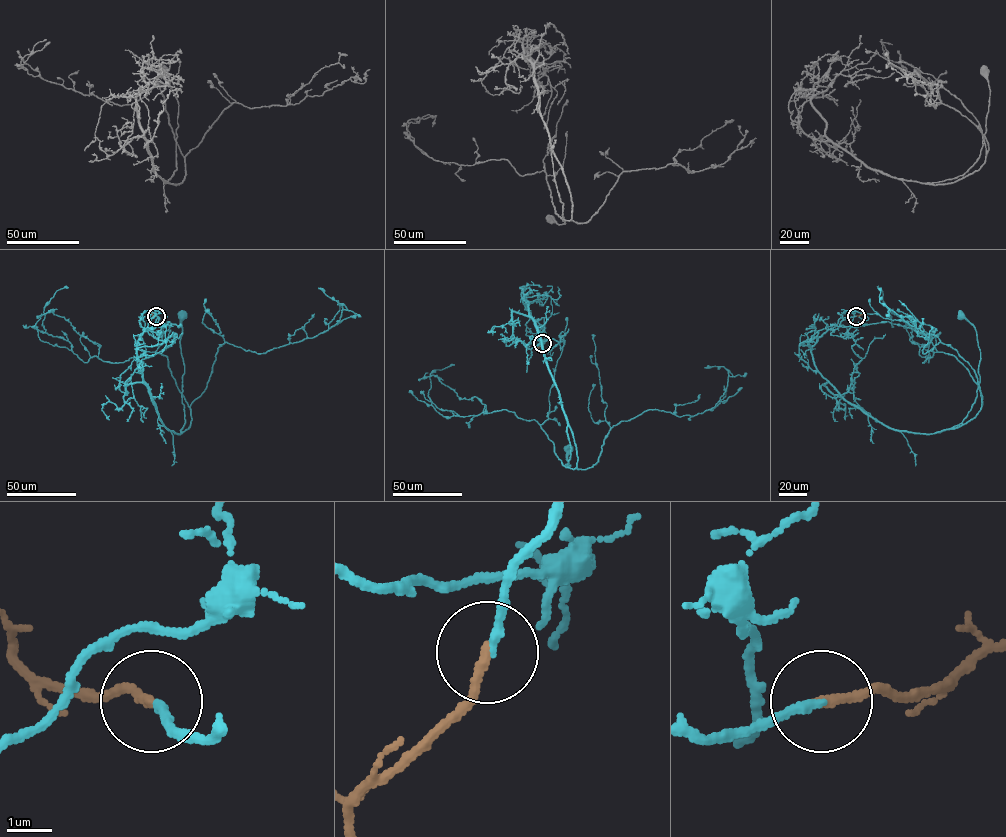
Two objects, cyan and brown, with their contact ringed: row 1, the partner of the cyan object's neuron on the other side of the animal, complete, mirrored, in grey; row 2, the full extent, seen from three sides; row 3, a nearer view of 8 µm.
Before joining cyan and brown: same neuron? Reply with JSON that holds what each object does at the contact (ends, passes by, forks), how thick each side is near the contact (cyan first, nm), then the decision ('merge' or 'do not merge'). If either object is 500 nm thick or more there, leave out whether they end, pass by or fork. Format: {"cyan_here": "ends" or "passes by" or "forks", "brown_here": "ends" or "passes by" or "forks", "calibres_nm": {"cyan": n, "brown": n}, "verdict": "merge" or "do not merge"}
{"cyan_here": "ends", "brown_here": "ends", "calibres_nm": {"cyan": 180, "brown": 220}, "verdict": "merge"}

